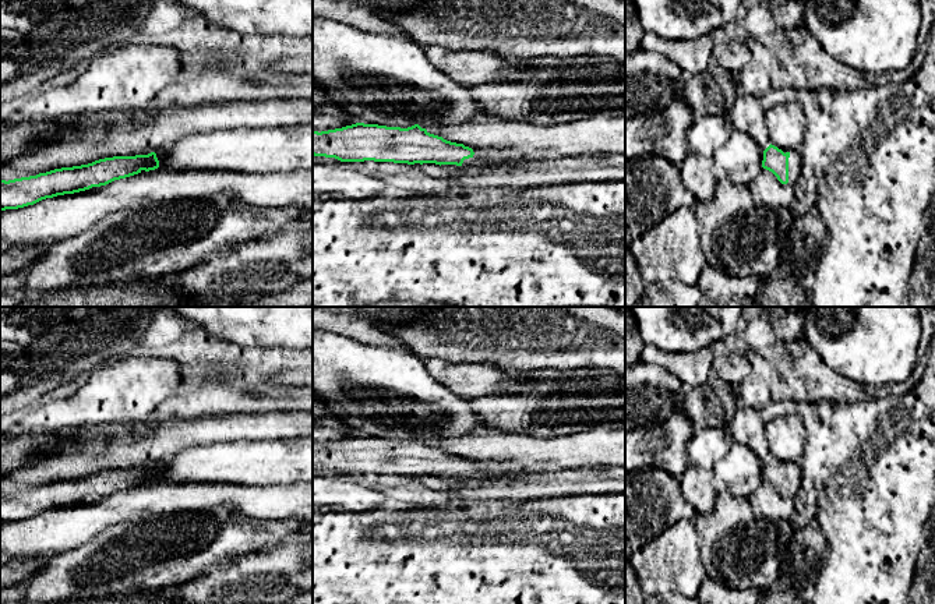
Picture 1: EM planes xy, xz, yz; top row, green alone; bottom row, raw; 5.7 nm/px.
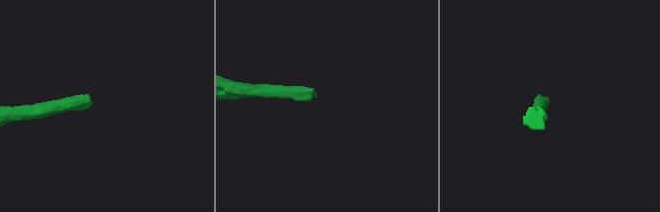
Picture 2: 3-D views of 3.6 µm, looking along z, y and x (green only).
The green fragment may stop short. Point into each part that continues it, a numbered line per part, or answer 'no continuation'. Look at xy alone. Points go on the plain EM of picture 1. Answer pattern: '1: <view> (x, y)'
no continuation

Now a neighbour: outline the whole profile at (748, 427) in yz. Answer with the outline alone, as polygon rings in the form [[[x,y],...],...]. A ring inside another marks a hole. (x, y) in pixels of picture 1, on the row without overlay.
[[[738,406],[733,421],[726,427],[733,441],[749,448],[763,463],[770,458],[766,423],[752,407]]]

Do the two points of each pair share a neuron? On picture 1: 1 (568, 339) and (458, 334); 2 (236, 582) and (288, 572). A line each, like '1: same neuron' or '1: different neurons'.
1: same neuron
2: same neuron

